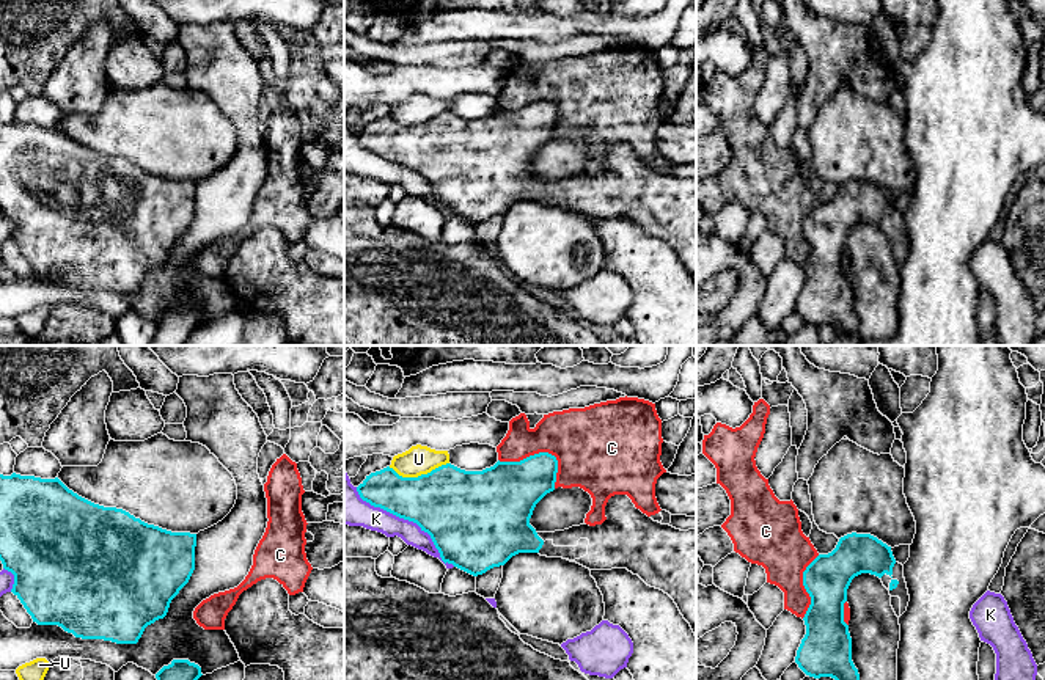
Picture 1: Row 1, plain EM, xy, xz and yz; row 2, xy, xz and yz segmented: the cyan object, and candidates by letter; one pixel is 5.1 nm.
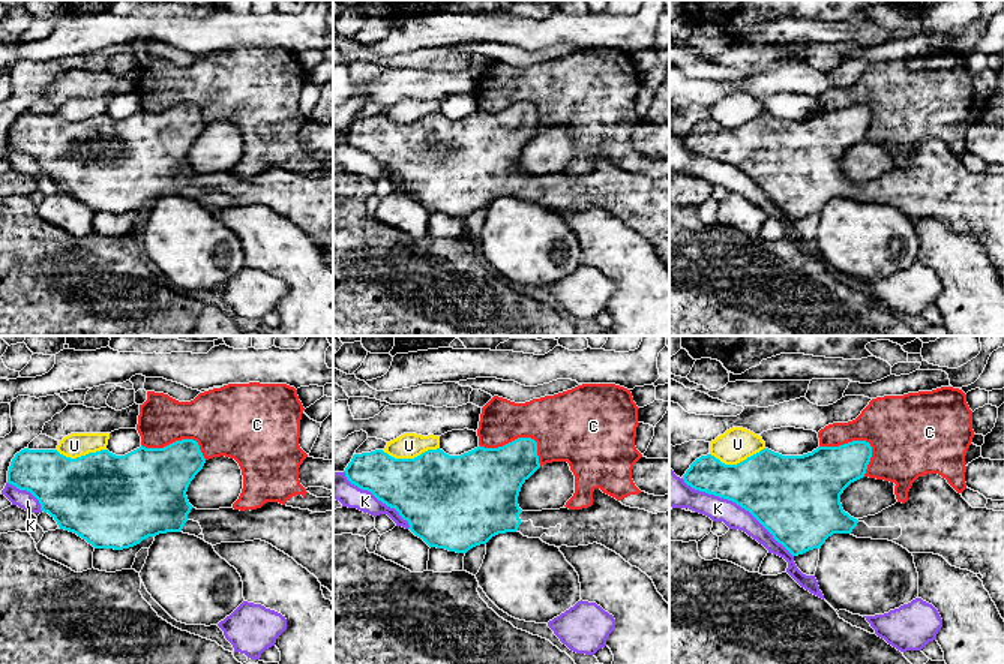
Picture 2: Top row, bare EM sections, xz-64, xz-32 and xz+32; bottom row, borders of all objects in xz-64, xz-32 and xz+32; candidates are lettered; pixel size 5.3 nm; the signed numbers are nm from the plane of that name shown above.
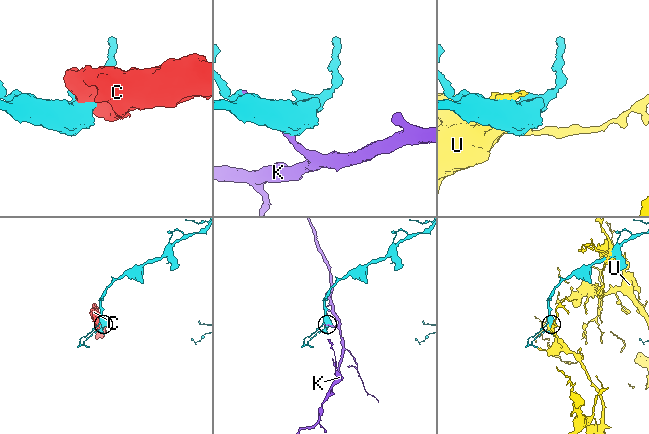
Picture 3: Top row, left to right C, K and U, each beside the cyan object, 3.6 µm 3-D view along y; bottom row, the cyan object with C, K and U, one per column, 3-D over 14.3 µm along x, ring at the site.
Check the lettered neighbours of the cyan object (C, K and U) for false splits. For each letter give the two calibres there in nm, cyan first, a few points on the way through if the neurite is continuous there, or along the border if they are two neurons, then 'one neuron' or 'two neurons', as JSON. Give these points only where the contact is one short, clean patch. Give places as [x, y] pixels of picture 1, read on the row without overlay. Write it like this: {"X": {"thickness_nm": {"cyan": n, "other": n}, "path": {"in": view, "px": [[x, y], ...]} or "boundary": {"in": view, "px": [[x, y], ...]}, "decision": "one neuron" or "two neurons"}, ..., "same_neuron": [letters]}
{"C": {"thickness_nm": {"cyan": 300, "other": 380}, "decision": "two neurons"}, "K": {"thickness_nm": {"cyan": 400, "other": 130}, "decision": "two neurons"}, "U": {"thickness_nm": {"cyan": 400, "other": 150}, "decision": "two neurons"}, "same_neuron": []}

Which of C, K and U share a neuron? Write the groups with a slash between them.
C / K / U

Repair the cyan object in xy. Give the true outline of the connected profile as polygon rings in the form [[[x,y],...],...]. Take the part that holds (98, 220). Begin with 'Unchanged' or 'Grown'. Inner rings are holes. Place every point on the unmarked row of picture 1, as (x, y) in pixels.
Unchanged. [[[16,121],[11,124],[0,122],[0,209],[3,217],[14,223],[11,240],[20,248],[33,270],[38,273],[58,273],[64,280],[82,287],[137,292],[148,273],[167,264],[171,248],[189,231],[195,218],[195,195],[196,182],[171,181],[159,174],[148,173],[123,157],[94,152],[69,138],[58,126],[41,127],[35,124],[20,124]]]

